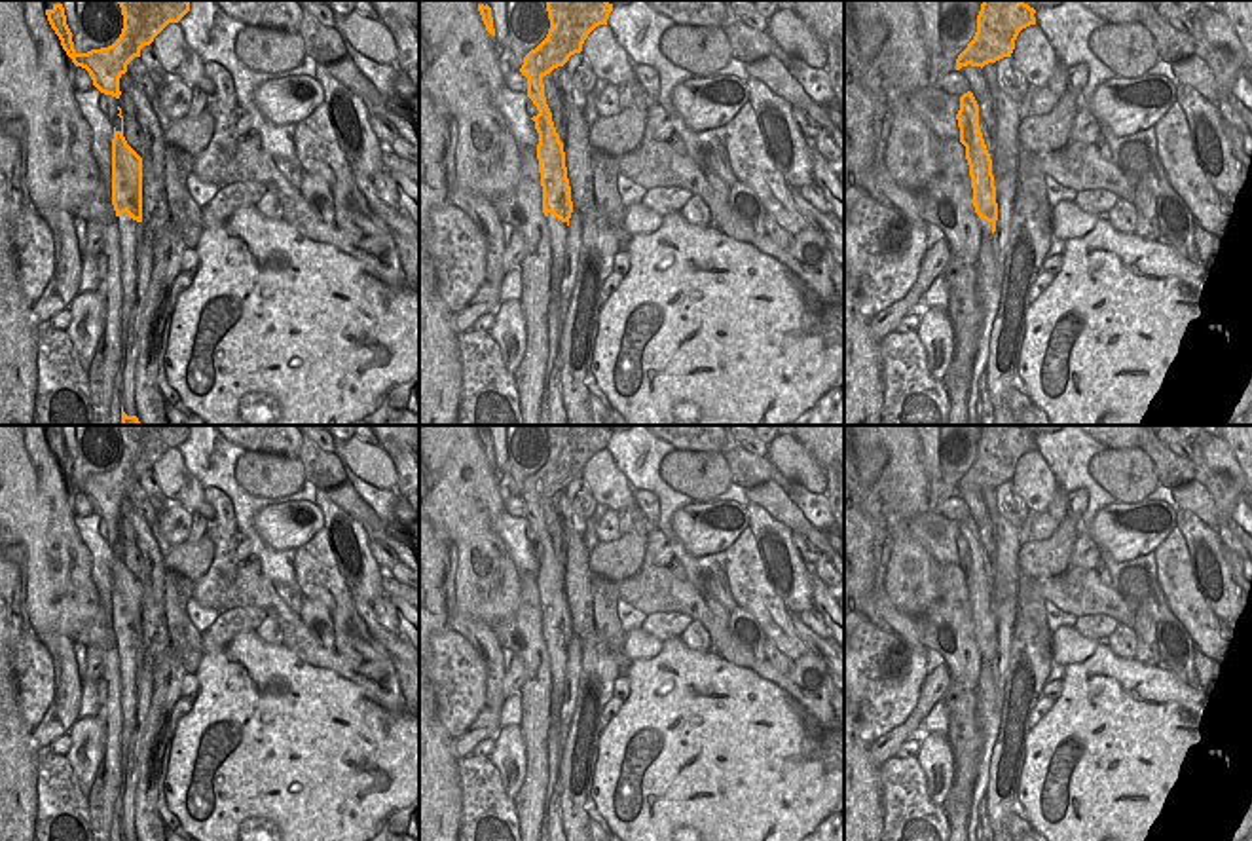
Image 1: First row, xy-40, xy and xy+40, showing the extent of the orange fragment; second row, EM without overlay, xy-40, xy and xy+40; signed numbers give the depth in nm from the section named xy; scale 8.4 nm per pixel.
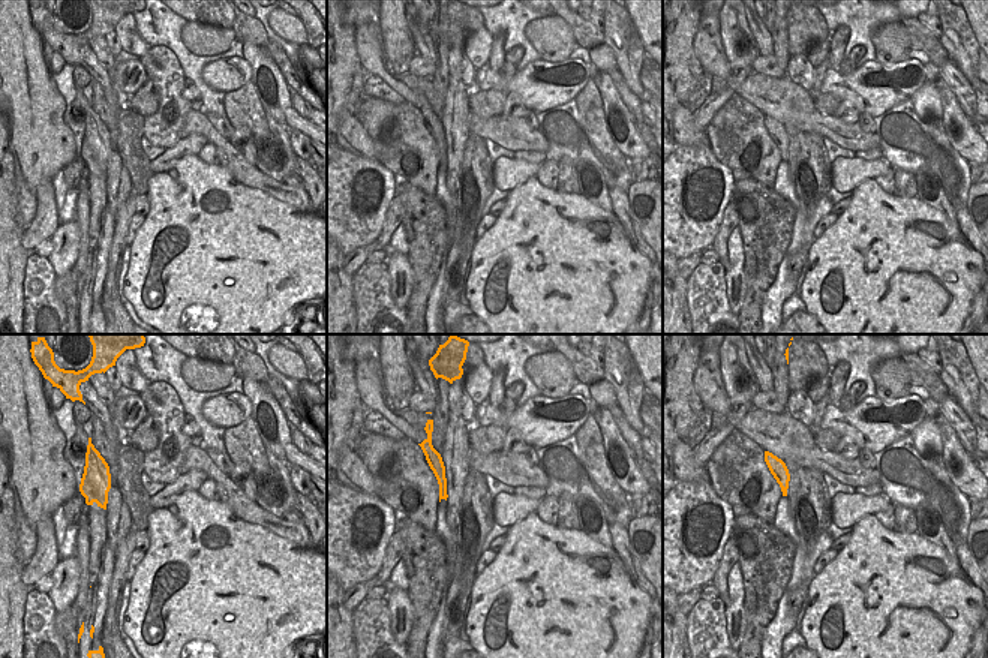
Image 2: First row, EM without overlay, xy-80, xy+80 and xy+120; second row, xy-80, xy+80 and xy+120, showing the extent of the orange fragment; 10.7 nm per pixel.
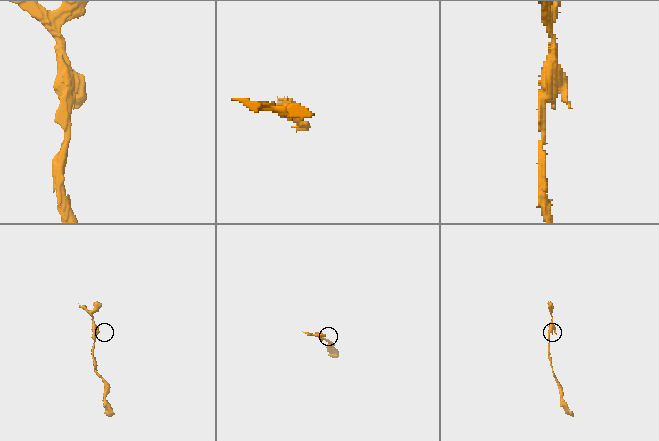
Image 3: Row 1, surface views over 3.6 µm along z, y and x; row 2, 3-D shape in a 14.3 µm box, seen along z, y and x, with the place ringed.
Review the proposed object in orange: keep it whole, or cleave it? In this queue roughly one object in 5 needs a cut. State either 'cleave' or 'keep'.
keep

